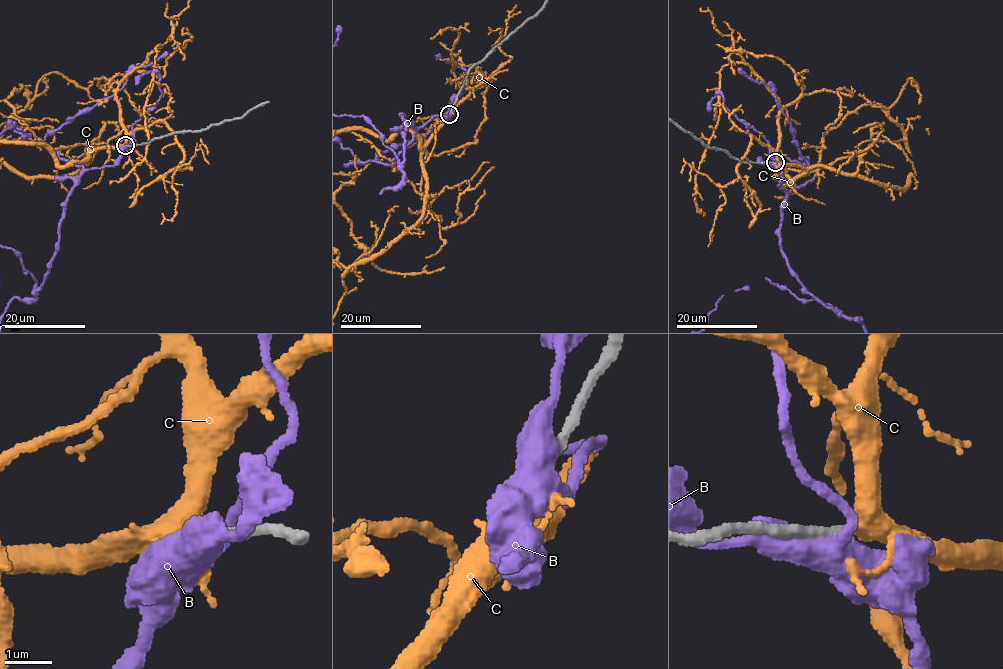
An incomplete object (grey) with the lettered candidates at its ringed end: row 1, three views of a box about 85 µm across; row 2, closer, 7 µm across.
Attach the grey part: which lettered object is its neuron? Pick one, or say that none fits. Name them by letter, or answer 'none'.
C

